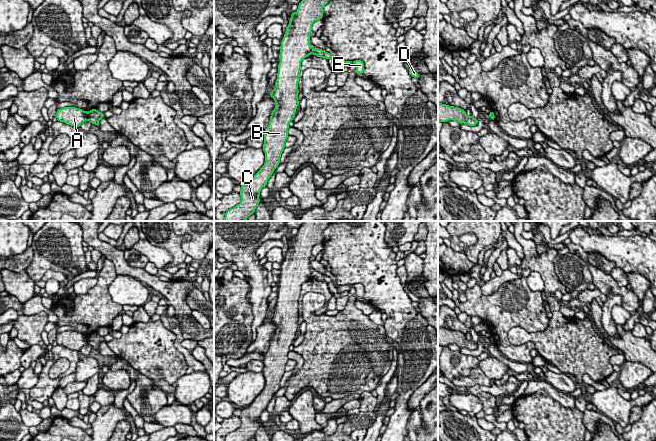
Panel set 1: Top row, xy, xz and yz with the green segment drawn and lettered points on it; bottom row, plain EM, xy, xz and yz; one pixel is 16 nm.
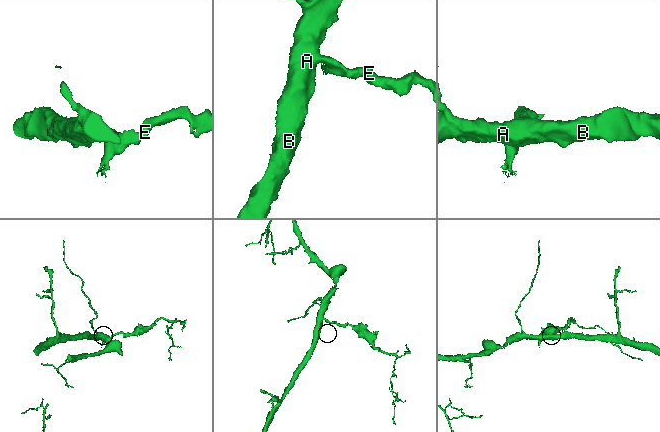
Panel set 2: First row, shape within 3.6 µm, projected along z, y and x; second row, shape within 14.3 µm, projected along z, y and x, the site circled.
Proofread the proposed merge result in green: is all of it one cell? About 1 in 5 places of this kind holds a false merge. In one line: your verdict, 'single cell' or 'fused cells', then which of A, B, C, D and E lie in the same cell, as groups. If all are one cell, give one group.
fused cells; A B C / D E

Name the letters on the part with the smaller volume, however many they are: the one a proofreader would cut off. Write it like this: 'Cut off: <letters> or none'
Cut off: D, E

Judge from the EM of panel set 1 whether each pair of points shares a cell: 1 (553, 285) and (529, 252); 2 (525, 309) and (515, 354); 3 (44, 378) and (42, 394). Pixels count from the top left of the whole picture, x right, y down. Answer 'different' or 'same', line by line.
1: same
2: same
3: same

